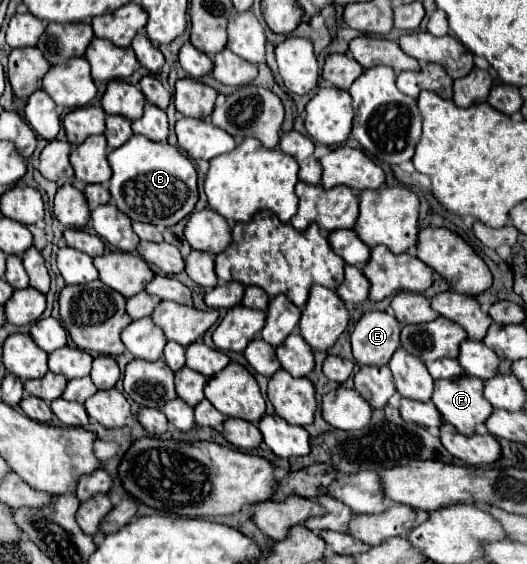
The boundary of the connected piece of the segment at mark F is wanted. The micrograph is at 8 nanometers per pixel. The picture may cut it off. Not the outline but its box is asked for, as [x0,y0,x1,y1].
[432,375,492,435]

